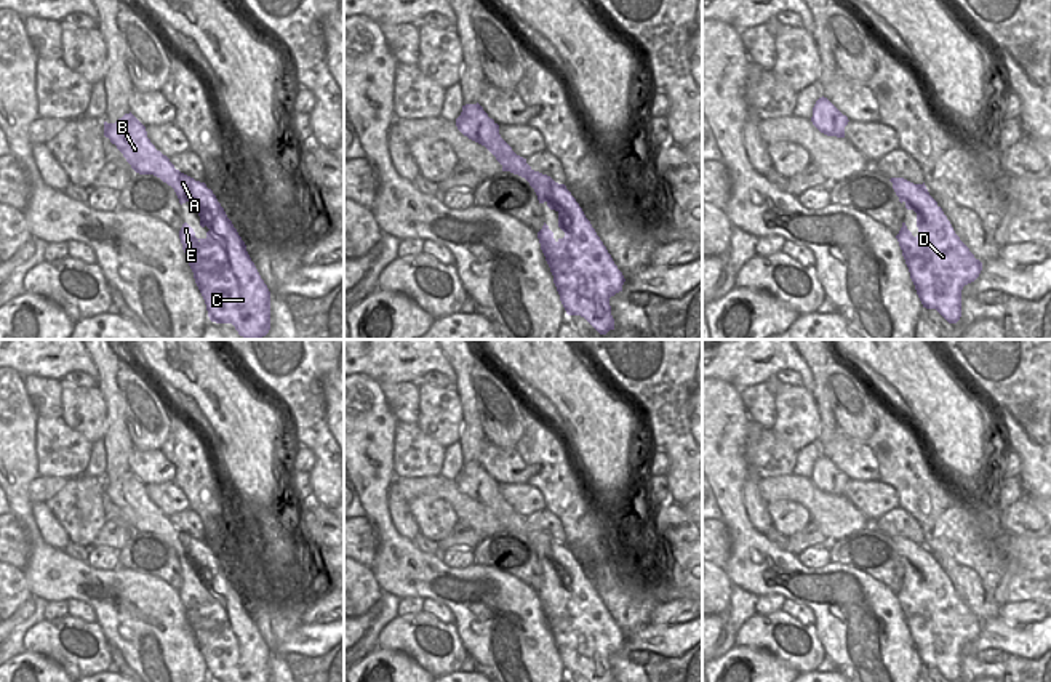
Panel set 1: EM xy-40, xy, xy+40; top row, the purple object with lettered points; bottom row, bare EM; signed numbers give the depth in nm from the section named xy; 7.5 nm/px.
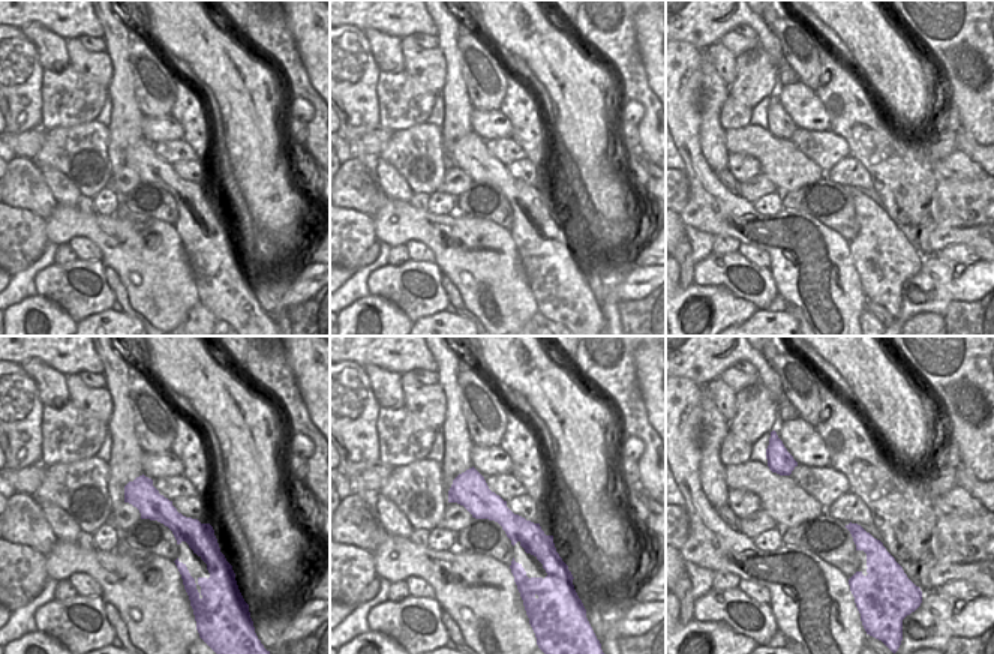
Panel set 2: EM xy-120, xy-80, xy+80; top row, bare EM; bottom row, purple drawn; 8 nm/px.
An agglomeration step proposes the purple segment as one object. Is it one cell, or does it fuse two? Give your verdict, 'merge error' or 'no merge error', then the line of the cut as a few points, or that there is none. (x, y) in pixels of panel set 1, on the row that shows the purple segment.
no merge error; no cut

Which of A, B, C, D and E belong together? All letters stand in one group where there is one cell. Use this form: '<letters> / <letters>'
A B C D E

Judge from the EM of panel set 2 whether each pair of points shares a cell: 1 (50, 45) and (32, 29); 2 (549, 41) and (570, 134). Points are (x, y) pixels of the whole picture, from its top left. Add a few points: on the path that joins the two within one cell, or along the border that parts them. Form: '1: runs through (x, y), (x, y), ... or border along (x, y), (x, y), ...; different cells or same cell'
1: runs through (45, 42), (36, 33); same cell
2: runs through (552, 63), (570, 81), (570, 111); same cell

